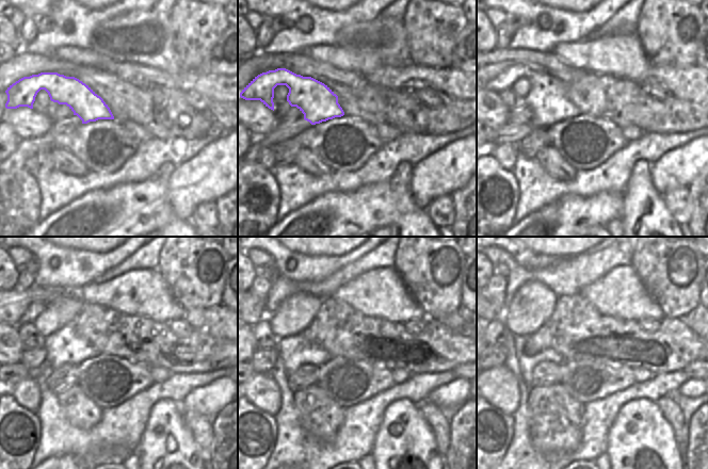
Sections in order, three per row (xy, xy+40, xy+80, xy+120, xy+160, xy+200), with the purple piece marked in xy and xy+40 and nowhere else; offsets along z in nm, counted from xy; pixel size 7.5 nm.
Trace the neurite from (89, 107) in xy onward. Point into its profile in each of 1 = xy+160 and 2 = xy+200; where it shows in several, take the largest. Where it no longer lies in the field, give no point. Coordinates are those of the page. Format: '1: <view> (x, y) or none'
1: xy+160 (295, 351)
2: xy+200 (527, 364)

